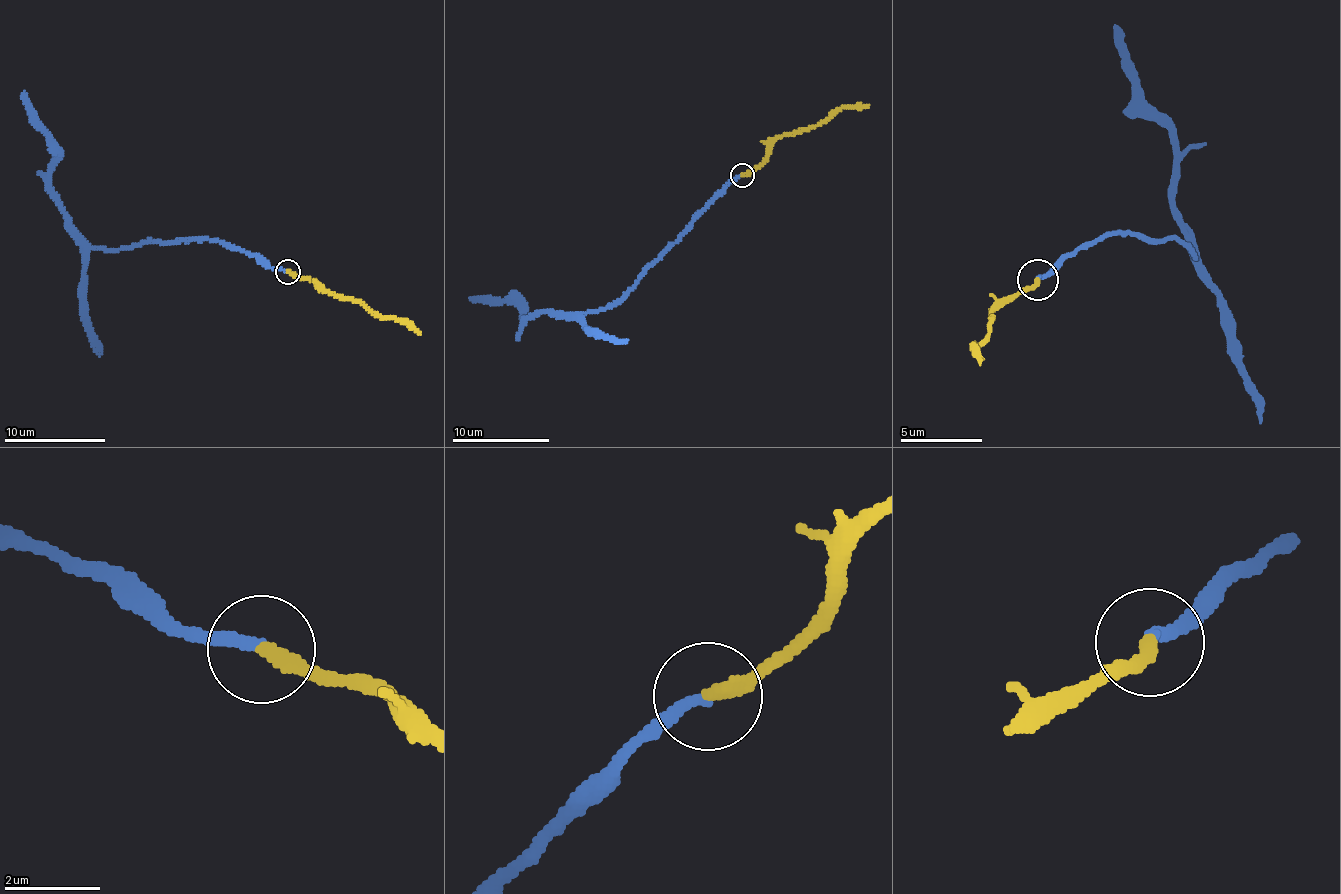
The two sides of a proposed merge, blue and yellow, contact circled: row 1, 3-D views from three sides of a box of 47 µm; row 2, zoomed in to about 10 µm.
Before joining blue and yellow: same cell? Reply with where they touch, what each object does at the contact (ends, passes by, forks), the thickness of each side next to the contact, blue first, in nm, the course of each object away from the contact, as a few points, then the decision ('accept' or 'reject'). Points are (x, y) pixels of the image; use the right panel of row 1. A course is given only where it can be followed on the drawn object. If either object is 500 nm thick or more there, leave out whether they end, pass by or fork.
(1037, 279) | blue ends | yellow ends | 280/320 nm | blue via (1038, 281), (1082, 247), (1117, 232), (1186, 244), (1194, 255), (1183, 222), (1174, 132), (1154, 107), (1115, 22) | yellow via (1038, 281), (1016, 296), (1004, 296), (993, 310), (994, 317), (972, 348), (977, 346), (979, 365) | accept

